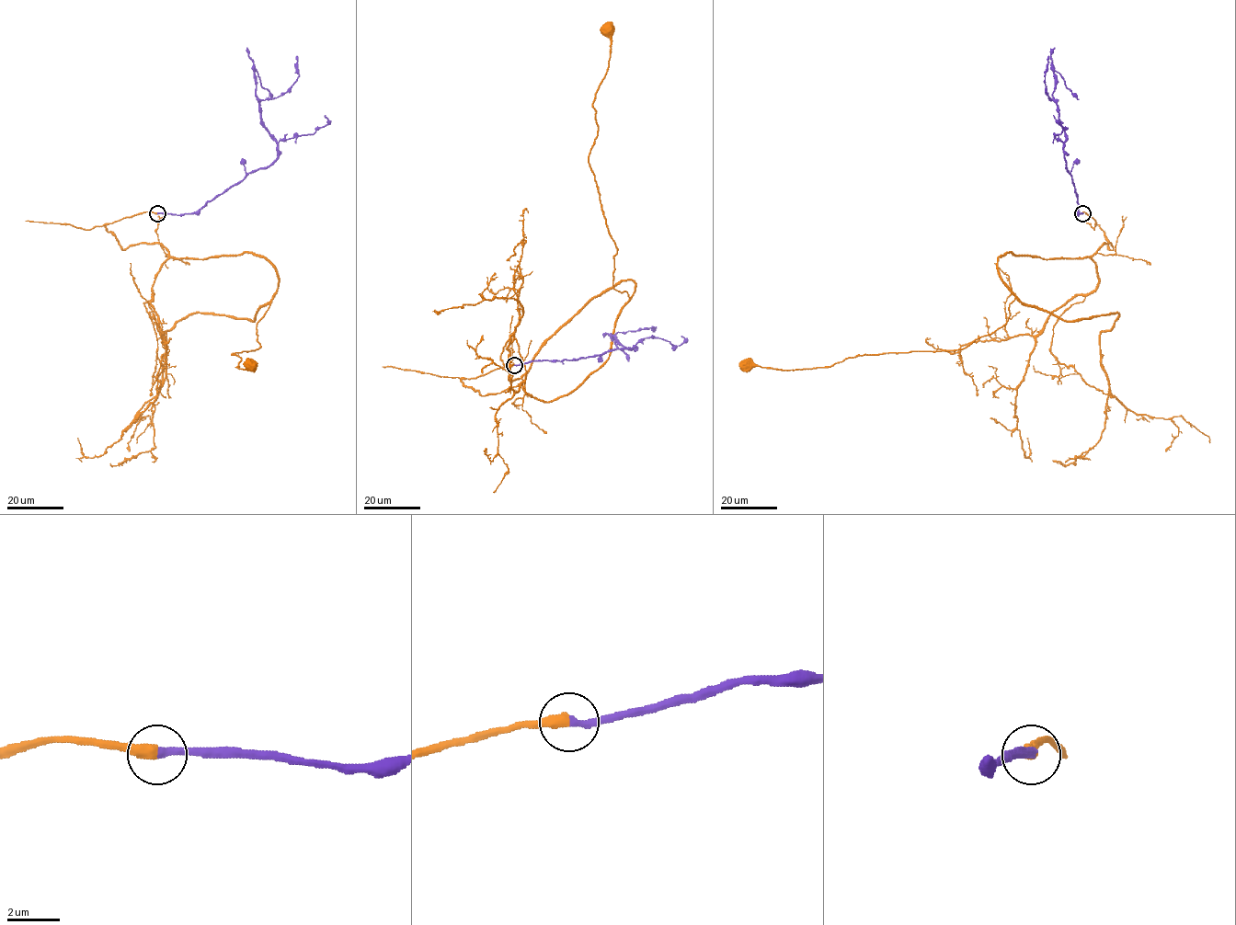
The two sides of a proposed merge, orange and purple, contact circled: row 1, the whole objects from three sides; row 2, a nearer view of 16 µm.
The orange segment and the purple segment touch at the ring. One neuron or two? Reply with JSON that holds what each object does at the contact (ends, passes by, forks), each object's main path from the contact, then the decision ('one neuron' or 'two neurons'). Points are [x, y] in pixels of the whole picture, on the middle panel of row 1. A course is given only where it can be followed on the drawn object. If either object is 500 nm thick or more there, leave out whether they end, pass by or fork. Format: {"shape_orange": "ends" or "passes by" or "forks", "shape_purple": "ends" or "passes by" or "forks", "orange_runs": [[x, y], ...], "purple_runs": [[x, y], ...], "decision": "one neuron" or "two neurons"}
{"shape_orange": "ends", "shape_purple": "ends", "orange_runs": [[514, 365], [462, 383], [518, 386], [592, 299], [622, 280], [635, 292], [613, 288], [589, 162], [608, 29]], "purple_runs": [[514, 365], [532, 361], [575, 360], [635, 346], [623, 346], [612, 335], [628, 361]], "decision": "one neuron"}

